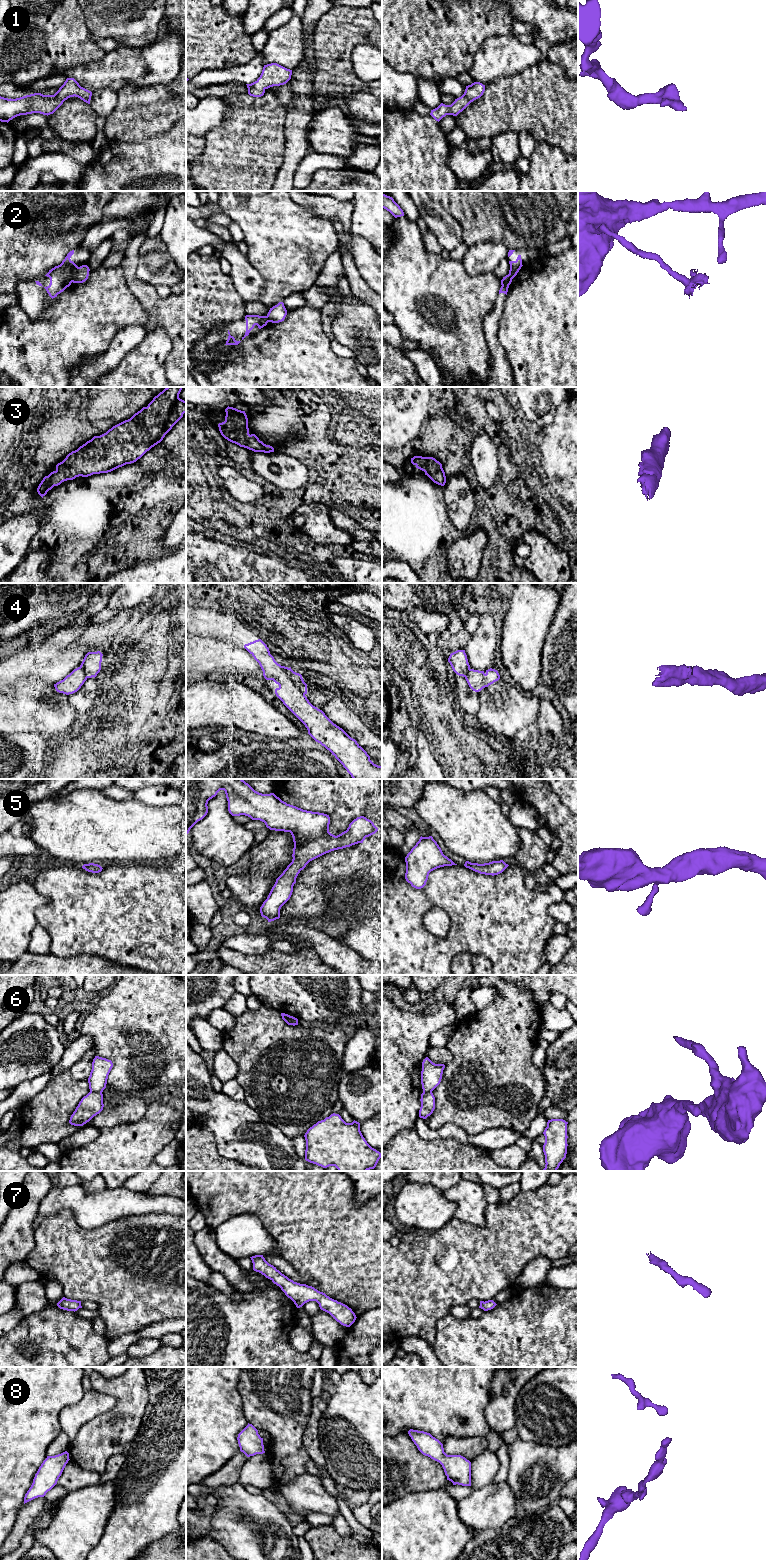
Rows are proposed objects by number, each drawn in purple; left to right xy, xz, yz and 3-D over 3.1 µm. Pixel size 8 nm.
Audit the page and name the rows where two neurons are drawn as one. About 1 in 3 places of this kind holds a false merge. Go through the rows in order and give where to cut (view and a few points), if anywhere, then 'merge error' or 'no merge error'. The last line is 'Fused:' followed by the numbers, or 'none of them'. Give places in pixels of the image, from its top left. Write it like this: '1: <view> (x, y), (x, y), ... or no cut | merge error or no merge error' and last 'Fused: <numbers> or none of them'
1: no cut | no merge error
2: xy (78, 267), (71, 281) | merge error
3: no cut | no merge error
4: xz (281, 666), (304, 695) | merge error
5: no cut | no merge error
6: xy (90, 1090), (101, 1093) | merge error
7: no cut | no merge error
8: no cut | no merge error
Fused: 2, 4, 6

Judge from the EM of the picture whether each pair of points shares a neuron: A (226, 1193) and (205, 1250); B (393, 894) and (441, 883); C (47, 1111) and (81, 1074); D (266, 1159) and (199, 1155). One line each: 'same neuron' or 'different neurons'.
A: different neurons
B: same neuron
C: different neurons
D: different neurons

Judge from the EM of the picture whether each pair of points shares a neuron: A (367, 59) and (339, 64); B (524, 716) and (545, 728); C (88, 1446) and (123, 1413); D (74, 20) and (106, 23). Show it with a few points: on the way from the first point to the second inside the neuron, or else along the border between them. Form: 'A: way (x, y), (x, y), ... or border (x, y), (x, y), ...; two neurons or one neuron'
A: border (360, 43), (352, 51), (352, 66), (365, 82); two neurons
B: border (542, 701), (538, 716), (514, 735); two neurons
C: way (97, 1439), (114, 1422); one neuron
D: border (82, 10), (85, 16), (86, 27), (91, 32); two neurons

